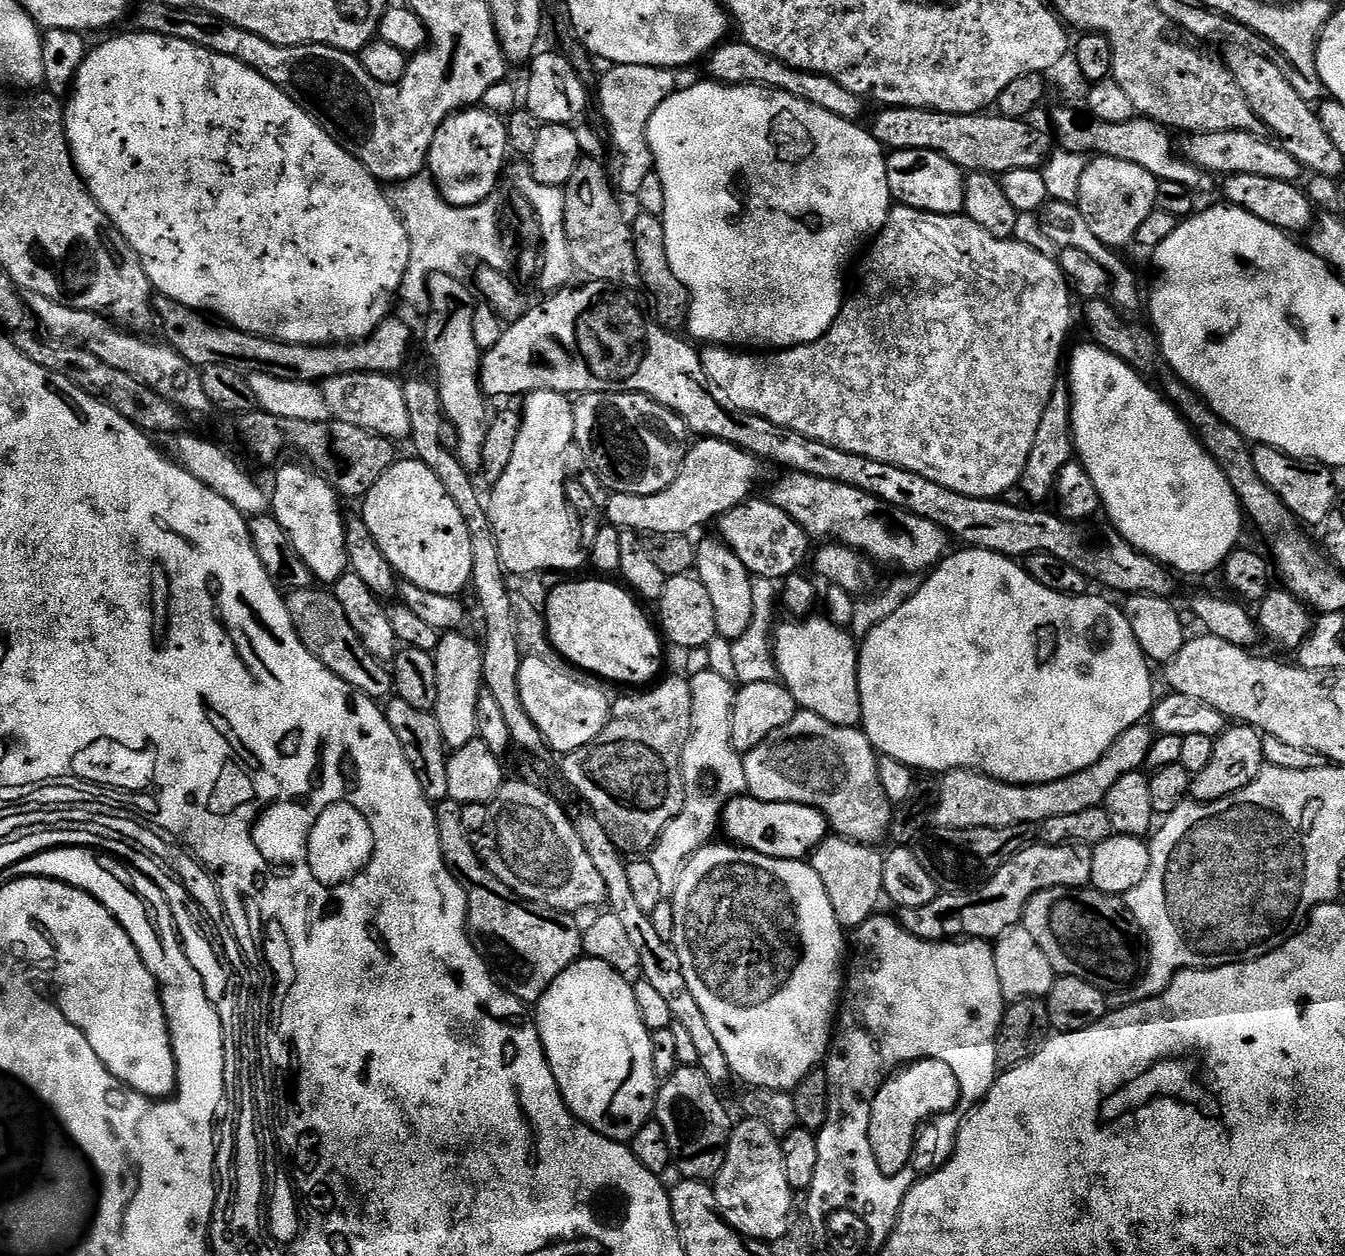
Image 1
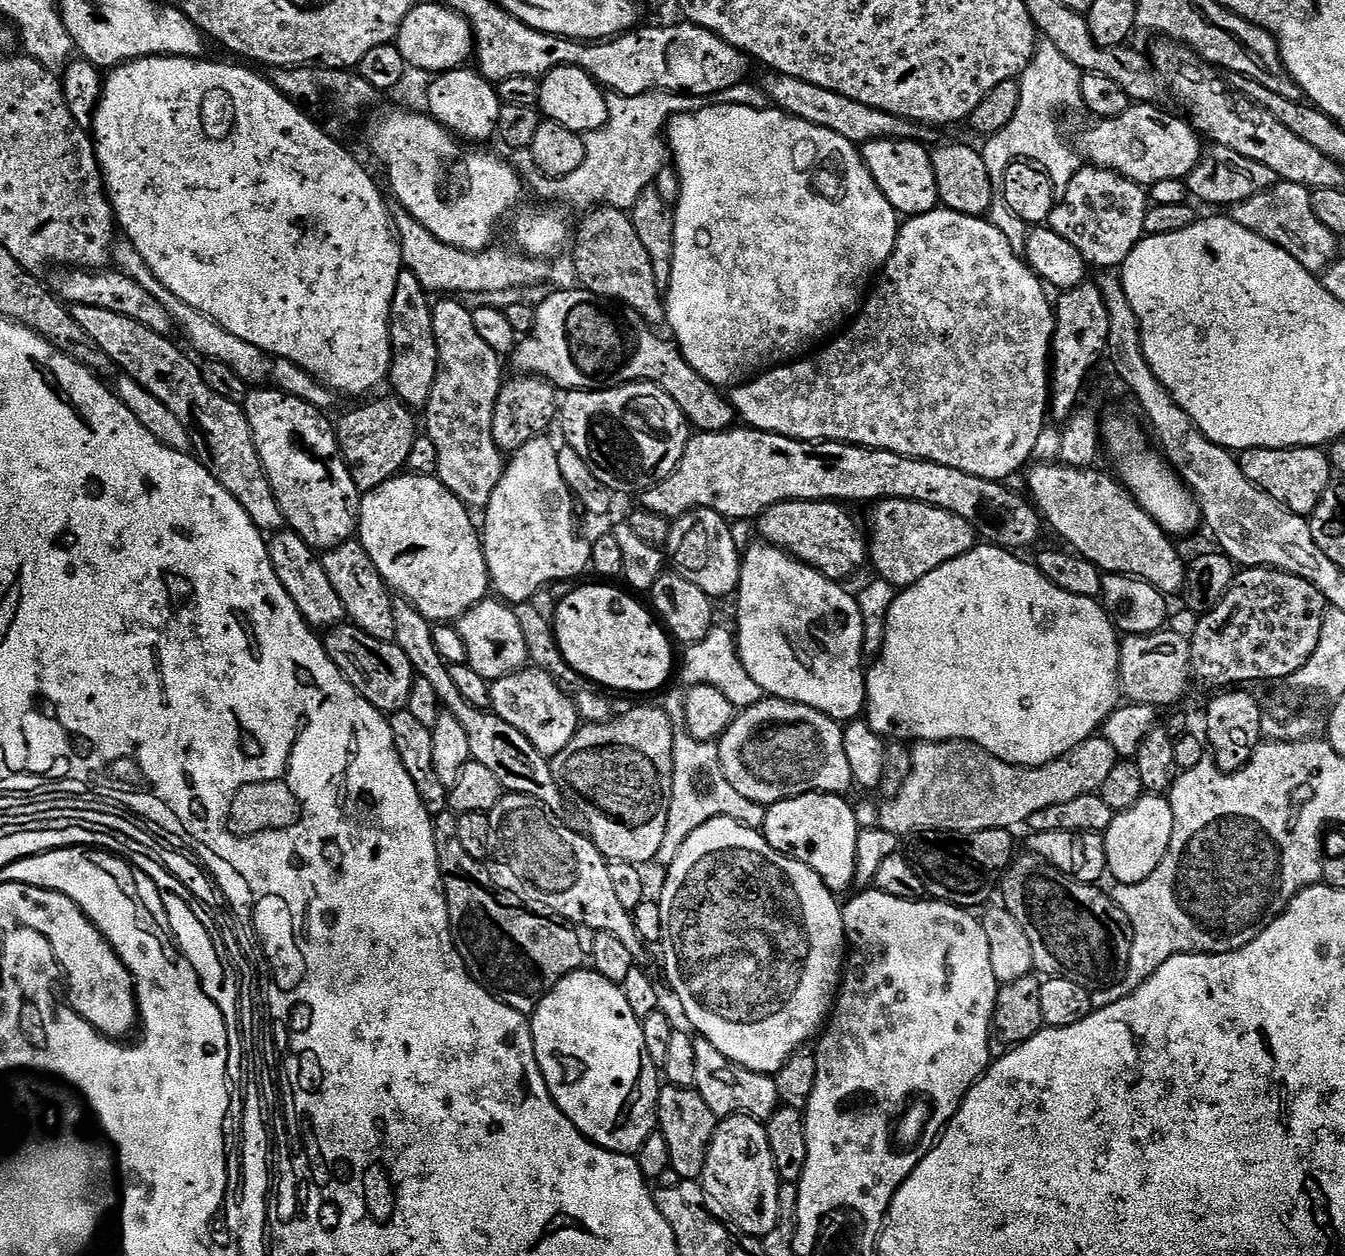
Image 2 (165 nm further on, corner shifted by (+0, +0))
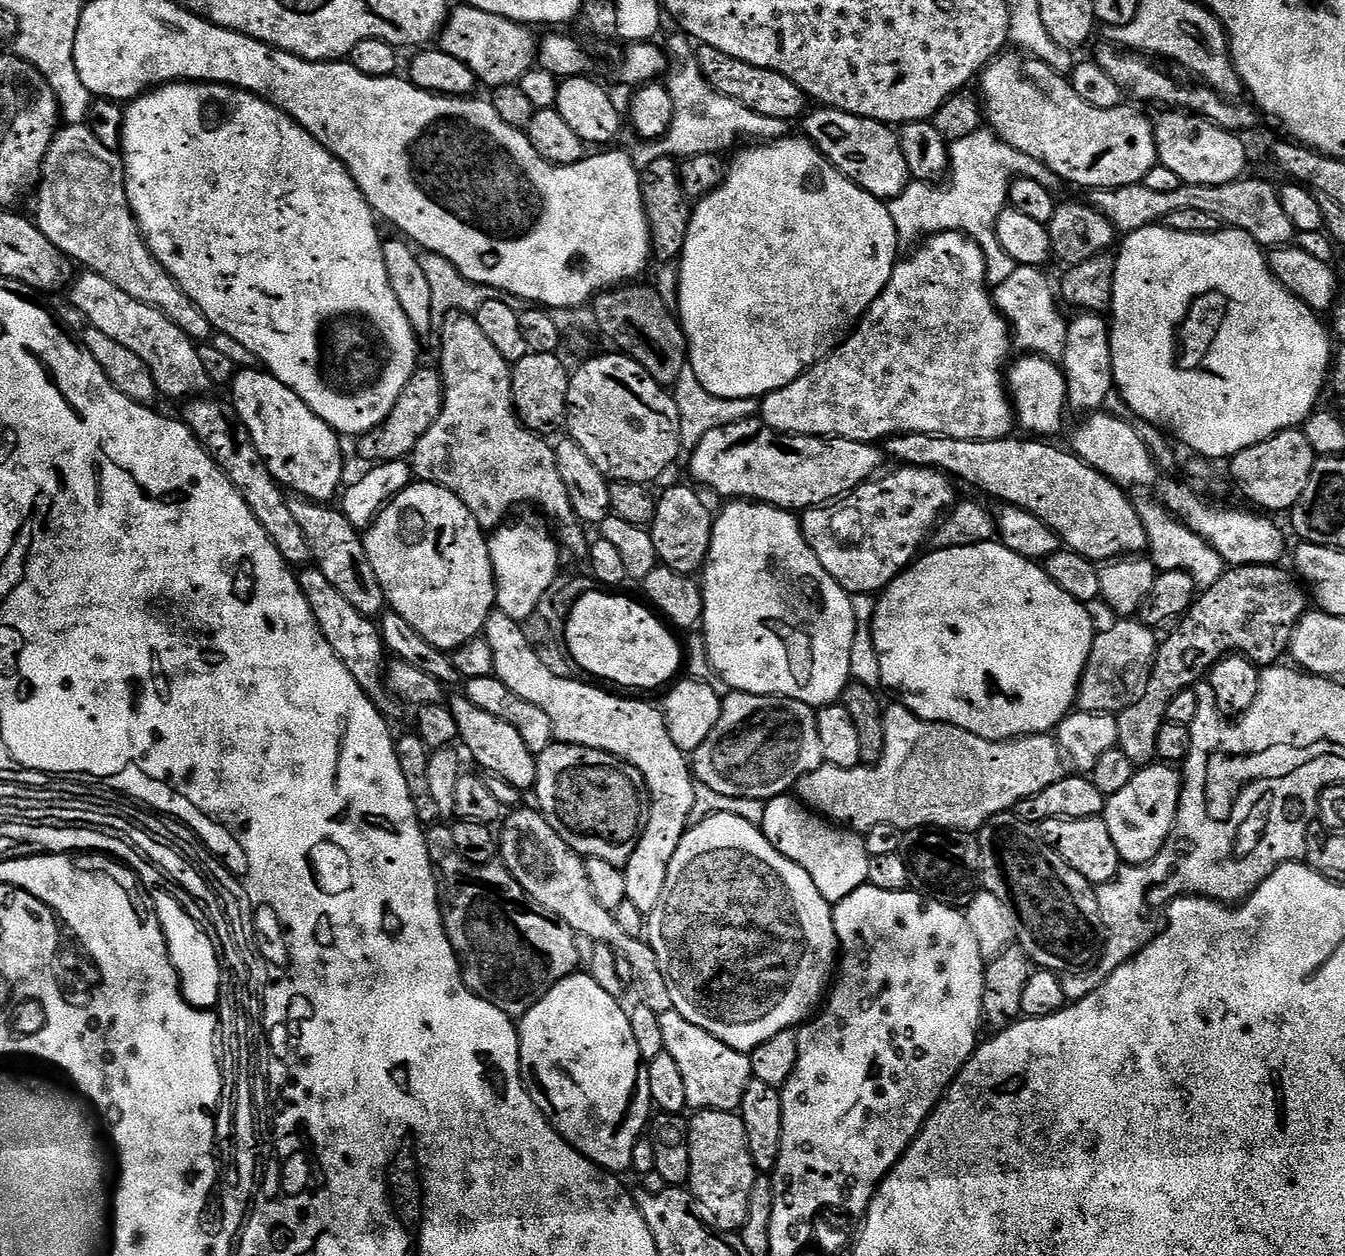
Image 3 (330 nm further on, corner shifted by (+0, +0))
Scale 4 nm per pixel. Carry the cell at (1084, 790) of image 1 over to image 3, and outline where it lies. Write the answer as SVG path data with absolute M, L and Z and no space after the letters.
M889 703L884 710L886 746L879 762L859 768L843 768L826 762L818 770L803 776L798 785L798 796L813 812L821 813L827 819L861 834L866 834L874 826L882 826L883 824L898 826L905 830L913 828L957 828L959 832L975 833L983 824L990 822L990 818L994 818L1003 812L1012 812L1016 804L1030 798L1030 794L1038 794L1038 790L1046 790L1046 786L1054 786L1054 782L1058 782L1062 777L1069 775L1069 765L1066 763L1064 751L1060 749L1060 743L1057 742L1055 735L1017 736L1014 740L987 740L986 738L978 738L978 734L970 734L970 730L962 730L953 724L943 724L942 722L918 718L904 703L895 703L892 705Z

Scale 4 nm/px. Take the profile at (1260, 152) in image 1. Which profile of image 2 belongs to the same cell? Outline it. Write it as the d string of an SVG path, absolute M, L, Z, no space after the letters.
M1133 103L1122 114L1113 120L1095 121L1093 128L1088 128L1080 136L1078 151L1089 165L1105 168L1111 172L1117 172L1128 180L1141 186L1151 186L1158 182L1166 182L1166 178L1184 180L1194 170L1194 166L1200 161L1202 155L1202 140L1195 128L1187 119L1179 120L1176 116L1171 116L1168 112L1156 108L1155 103L1137 104Z

